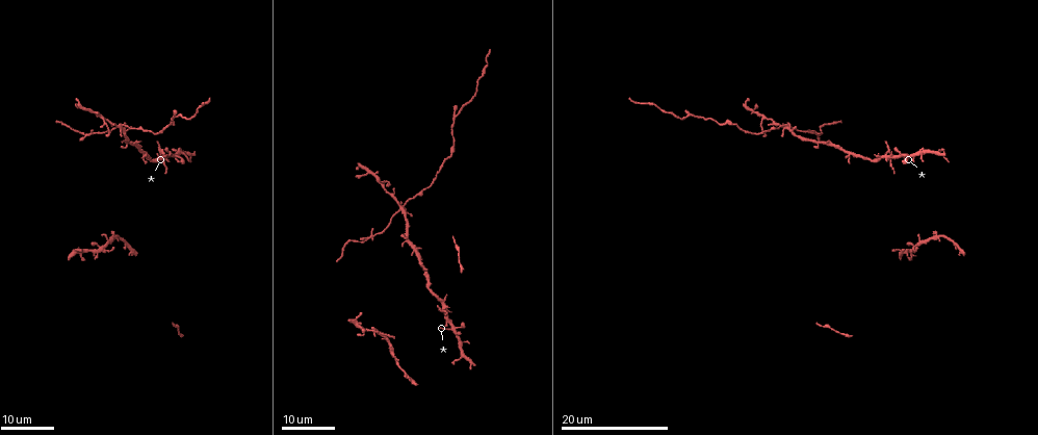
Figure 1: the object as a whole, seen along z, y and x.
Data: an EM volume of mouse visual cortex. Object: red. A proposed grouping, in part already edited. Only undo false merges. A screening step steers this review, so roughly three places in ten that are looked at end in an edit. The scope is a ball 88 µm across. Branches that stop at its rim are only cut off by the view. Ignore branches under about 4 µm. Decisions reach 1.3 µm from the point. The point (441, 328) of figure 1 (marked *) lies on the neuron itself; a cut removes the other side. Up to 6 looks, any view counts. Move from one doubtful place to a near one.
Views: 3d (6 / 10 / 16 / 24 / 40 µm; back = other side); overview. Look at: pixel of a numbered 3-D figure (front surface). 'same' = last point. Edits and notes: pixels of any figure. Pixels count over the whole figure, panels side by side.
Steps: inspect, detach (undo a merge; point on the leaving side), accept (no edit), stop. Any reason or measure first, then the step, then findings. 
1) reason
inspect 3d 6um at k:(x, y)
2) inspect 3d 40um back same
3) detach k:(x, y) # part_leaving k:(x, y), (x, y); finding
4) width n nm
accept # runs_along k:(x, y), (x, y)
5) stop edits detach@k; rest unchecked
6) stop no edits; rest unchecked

four-way junction
inspect 3d 16um at 1:(173, 153)

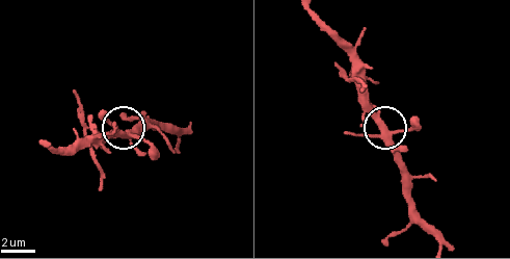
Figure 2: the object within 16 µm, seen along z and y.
inspect 3d 6um at 2:(121, 133)

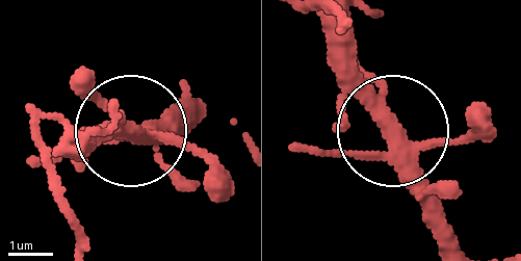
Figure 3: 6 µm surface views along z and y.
arms 4
accept # runs_along 3:(38, 165), (132, 135), (187, 135); continuous, no second neuron

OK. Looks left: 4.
four arms meet
inspect 3d 24um at 1:(913, 248)

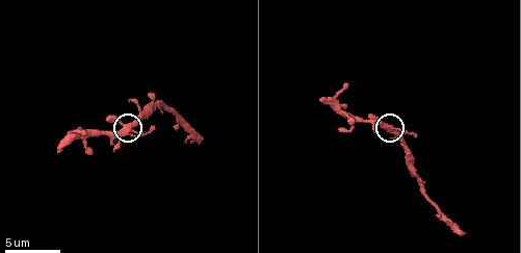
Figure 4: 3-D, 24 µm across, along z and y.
inspect 3d 10um at 4:(127, 132)

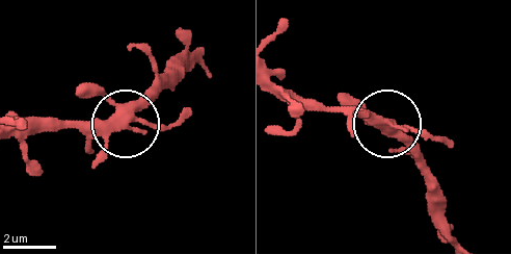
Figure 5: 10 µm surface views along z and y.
width 340 nm
accept # all the same neuron

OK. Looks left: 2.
inspect 3d 16um at 1:(764, 118)

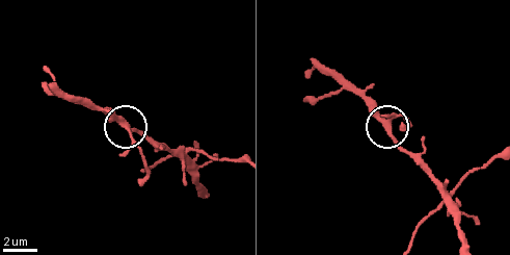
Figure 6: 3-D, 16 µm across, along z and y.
closer look
inspect 3d 10um at 6:(388, 121)

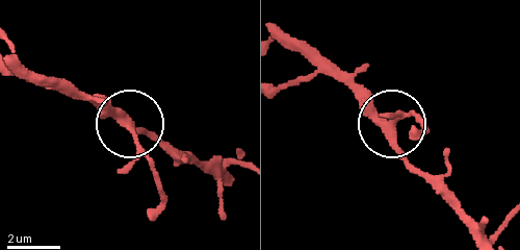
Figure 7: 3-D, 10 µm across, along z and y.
width 270 nm
accept # runs_along 7:(479, 234), (396, 140), (396, 124), (419, 113); continuous, no second neuron

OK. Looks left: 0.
stop no edits; rest unchecked

